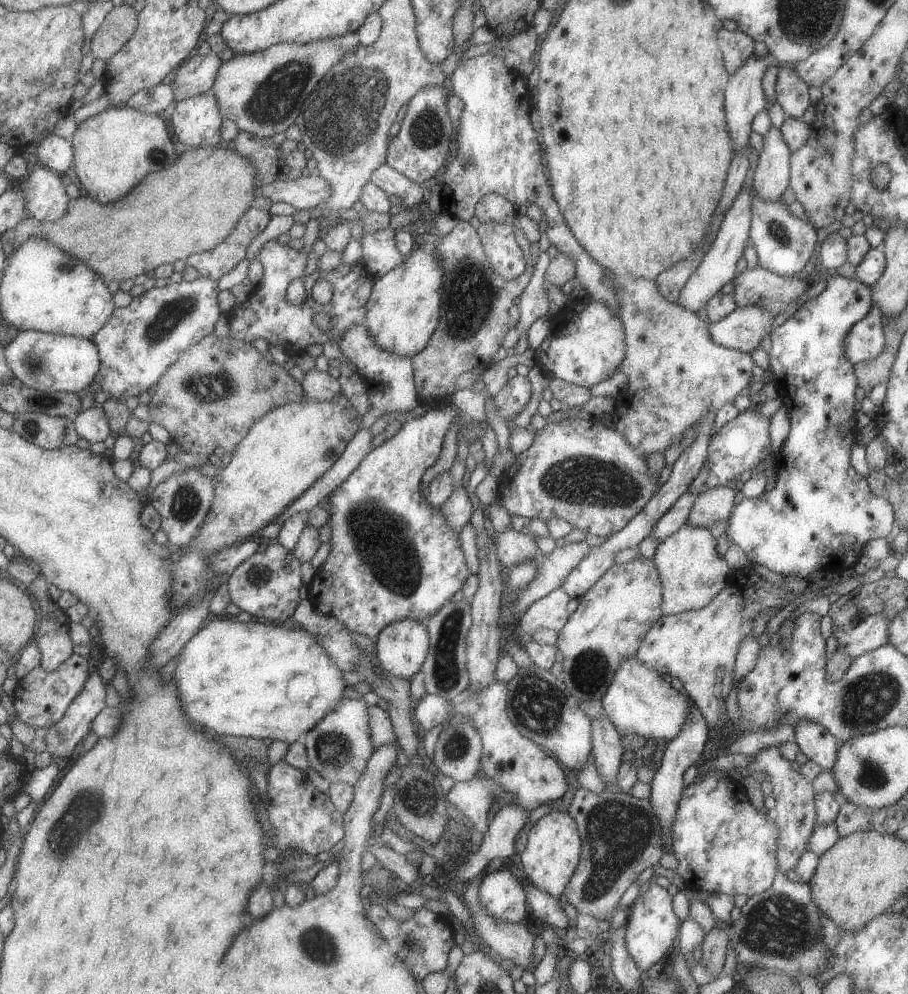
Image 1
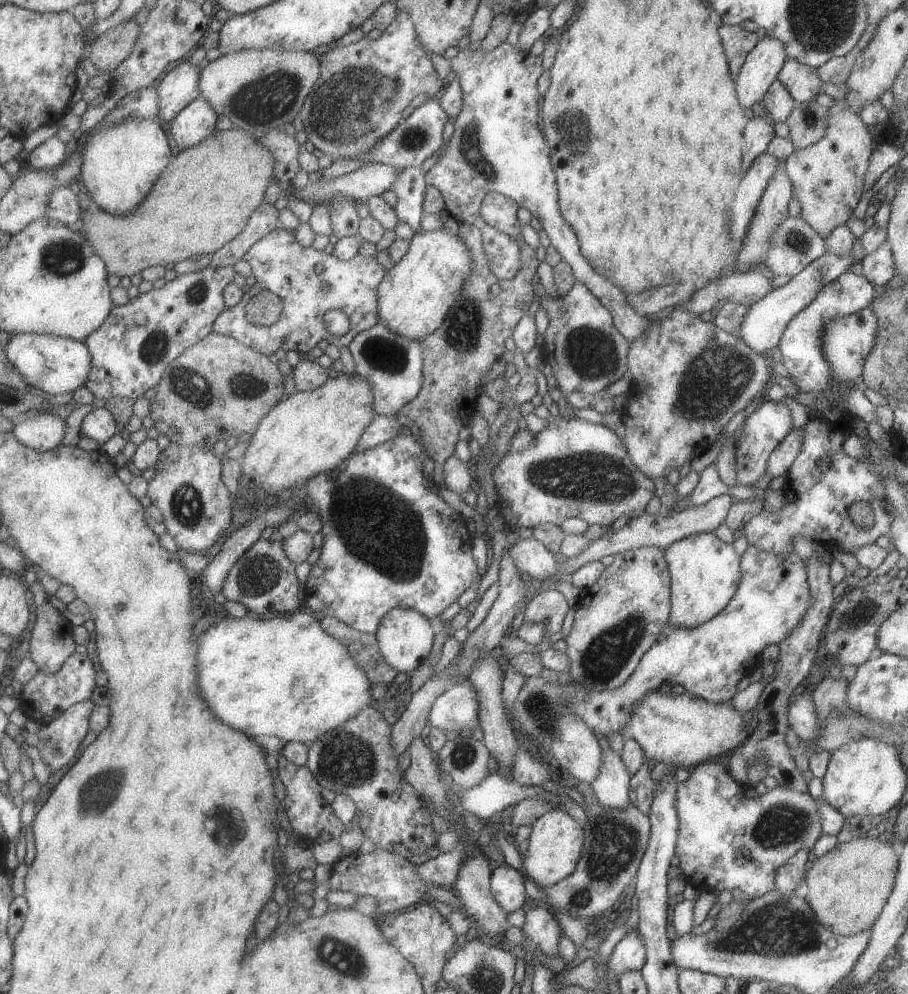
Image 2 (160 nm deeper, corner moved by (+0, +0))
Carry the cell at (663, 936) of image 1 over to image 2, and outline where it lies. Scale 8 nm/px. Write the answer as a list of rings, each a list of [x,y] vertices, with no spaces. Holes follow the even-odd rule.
[[[631,930],[619,940],[606,960],[606,970],[613,976],[627,971],[638,971],[644,965],[644,944],[637,930]]]

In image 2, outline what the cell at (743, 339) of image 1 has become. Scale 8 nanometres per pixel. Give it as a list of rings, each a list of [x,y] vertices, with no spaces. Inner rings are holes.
[[[826,250],[819,258],[809,262],[800,273],[793,275],[786,284],[775,290],[771,289],[763,298],[748,306],[737,336],[755,352],[765,354],[773,350],[775,346],[778,346],[789,319],[804,309],[815,298],[822,286],[846,273],[847,268],[855,262],[859,261],[854,261],[850,252],[838,255]]]

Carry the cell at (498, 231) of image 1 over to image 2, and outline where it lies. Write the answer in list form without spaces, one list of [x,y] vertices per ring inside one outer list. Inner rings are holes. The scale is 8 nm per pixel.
[[[503,41],[489,52],[482,52],[479,49],[476,49],[472,52],[468,48],[460,49],[459,51],[457,51],[456,56],[449,59],[449,64],[450,70],[455,72],[458,81],[460,82],[460,89],[462,92],[462,107],[460,113],[457,114],[457,116],[451,121],[453,128],[455,128],[455,132],[452,133],[452,136],[449,139],[449,144],[447,145],[445,151],[443,152],[443,155],[437,160],[437,162],[435,162],[433,166],[431,166],[431,168],[426,171],[426,173],[424,173],[424,181],[427,185],[437,187],[437,190],[439,190],[441,198],[443,199],[445,210],[451,217],[453,217],[457,222],[467,222],[467,224],[473,224],[473,226],[480,232],[481,247],[483,248],[483,253],[486,254],[490,271],[499,280],[512,279],[515,276],[515,273],[517,272],[517,269],[520,265],[520,260],[518,258],[518,255],[520,255],[520,250],[515,240],[511,240],[509,236],[507,236],[507,234],[503,234],[503,232],[495,230],[495,228],[489,226],[489,224],[486,224],[486,222],[480,217],[480,214],[478,212],[480,209],[481,201],[484,199],[484,196],[488,192],[493,191],[511,198],[511,200],[514,200],[519,207],[526,208],[530,212],[530,214],[537,218],[537,220],[540,222],[542,229],[546,232],[546,235],[550,240],[551,246],[553,246],[553,248],[558,251],[558,253],[560,254],[560,258],[569,265],[569,268],[572,270],[574,280],[580,282],[583,286],[585,286],[587,290],[589,290],[591,294],[593,294],[595,298],[598,298],[598,301],[611,313],[614,328],[618,330],[618,333],[621,334],[622,337],[625,337],[625,340],[627,342],[632,343],[634,339],[638,337],[638,335],[642,335],[650,327],[650,324],[652,322],[649,321],[649,318],[646,318],[645,315],[639,315],[631,308],[629,296],[624,295],[621,292],[620,288],[613,286],[600,274],[594,272],[592,266],[589,266],[589,263],[581,256],[578,240],[575,236],[575,233],[573,232],[573,229],[565,222],[565,220],[563,220],[563,217],[561,216],[561,213],[558,209],[558,190],[556,187],[555,173],[553,172],[550,163],[549,147],[547,146],[547,141],[542,135],[541,126],[539,123],[539,104],[541,101],[541,97],[539,96],[539,92],[537,91],[536,82],[537,78],[541,76],[541,73],[544,70],[544,68],[541,67],[541,55],[536,55],[533,57],[529,55],[528,51],[524,51],[523,49],[519,48],[519,46],[514,47],[509,45],[509,43],[507,43],[506,41]]]

